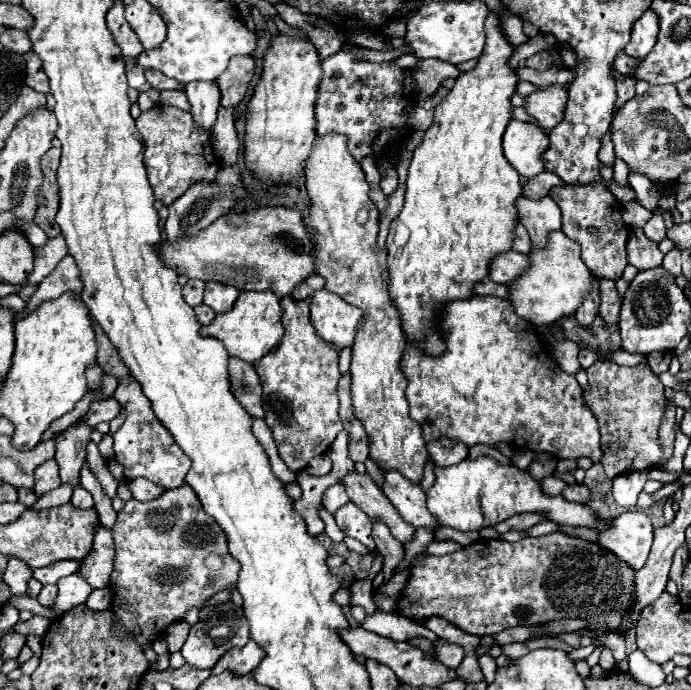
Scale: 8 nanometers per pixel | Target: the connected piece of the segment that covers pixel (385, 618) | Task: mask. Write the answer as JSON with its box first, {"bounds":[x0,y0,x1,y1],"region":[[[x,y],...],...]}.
{"bounds":[362,609,439,643],"region":[[[376,609],[374,615],[368,615],[362,621],[362,627],[368,631],[376,631],[378,635],[396,639],[396,641],[408,641],[412,637],[424,637],[434,643],[439,639],[434,632],[426,629],[424,625],[410,621],[410,619],[396,615],[396,613],[386,613],[382,609]]]}

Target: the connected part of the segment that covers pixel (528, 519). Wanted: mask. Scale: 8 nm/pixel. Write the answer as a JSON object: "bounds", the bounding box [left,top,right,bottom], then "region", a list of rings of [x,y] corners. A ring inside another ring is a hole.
{"bounds":[496,513,544,533],"region":[[[522,513],[522,515],[514,515],[510,519],[506,519],[504,523],[496,523],[496,531],[498,533],[508,533],[508,531],[526,531],[530,527],[534,527],[536,523],[544,521],[542,515],[536,513]]]}

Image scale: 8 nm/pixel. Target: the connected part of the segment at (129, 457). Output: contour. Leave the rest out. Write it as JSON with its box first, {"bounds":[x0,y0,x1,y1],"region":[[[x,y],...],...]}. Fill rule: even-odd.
{"bounds":[114,375,190,489],"region":[[[132,375],[118,379],[118,389],[114,391],[116,401],[126,409],[124,425],[114,433],[114,459],[124,467],[124,479],[132,481],[136,477],[146,477],[164,489],[176,489],[184,483],[190,469],[190,459],[176,445],[170,431],[156,419],[148,397],[142,393],[140,383]]]}

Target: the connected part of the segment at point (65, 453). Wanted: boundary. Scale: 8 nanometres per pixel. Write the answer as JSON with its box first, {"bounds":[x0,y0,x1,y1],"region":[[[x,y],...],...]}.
{"bounds":[56,417,94,483],"region":[[[84,417],[70,425],[66,431],[56,435],[56,463],[60,465],[62,483],[76,483],[80,469],[86,461],[86,445],[92,441],[90,433],[94,427],[84,423]]]}

